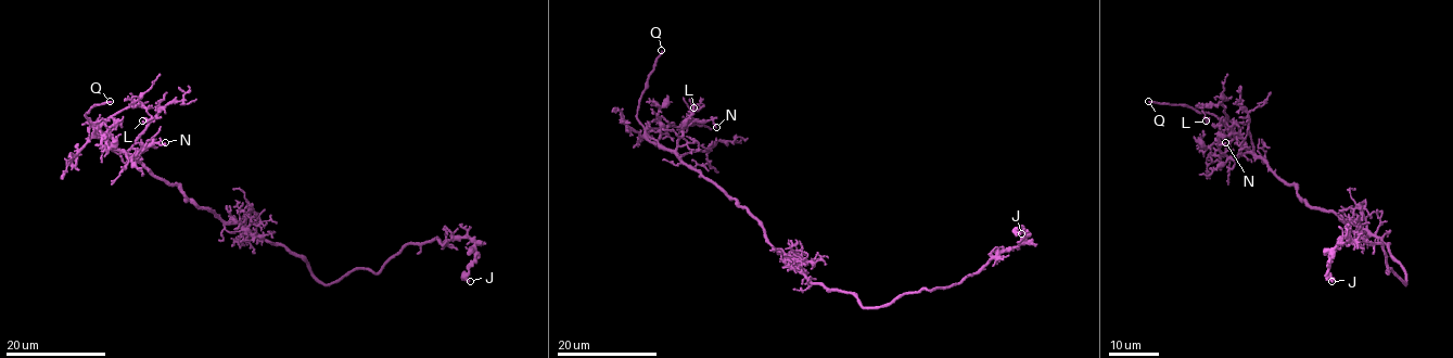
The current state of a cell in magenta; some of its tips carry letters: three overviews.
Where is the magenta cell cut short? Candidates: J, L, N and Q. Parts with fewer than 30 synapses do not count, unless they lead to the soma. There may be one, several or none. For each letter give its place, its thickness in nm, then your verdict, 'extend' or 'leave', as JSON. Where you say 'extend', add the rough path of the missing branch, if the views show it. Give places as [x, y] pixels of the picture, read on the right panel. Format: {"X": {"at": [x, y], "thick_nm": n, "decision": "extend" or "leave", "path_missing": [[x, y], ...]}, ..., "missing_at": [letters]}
{"J": {"at": [1332, 281], "thick_nm": 190, "decision": "leave"}, "L": {"at": [1206, 120], "thick_nm": 140, "decision": "leave"}, "N": {"at": [1225, 142], "thick_nm": 150, "decision": "leave"}, "Q": {"at": [1148, 101], "thick_nm": 170, "decision": "extend", "path_missing": [[1148, 101], [1137, 101], [1128, 91], [1131, 66], [1124, 61], [1108, 61]]}, "missing_at": ["Q"]}

